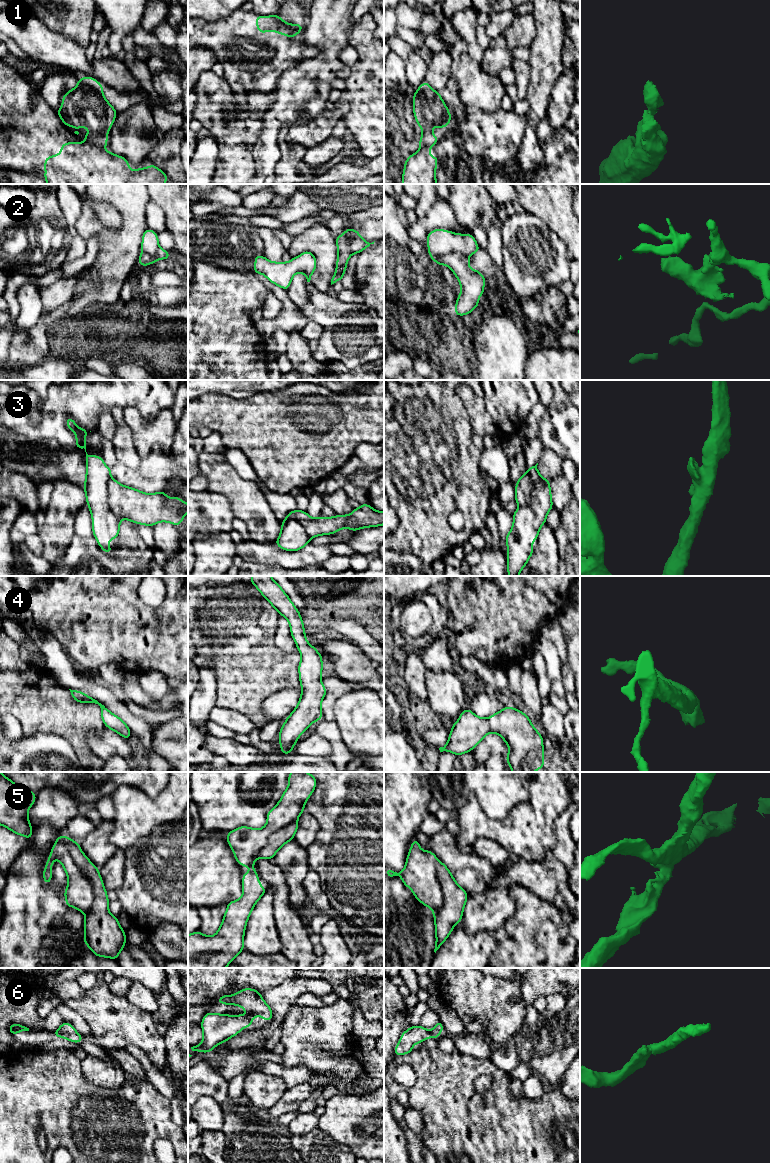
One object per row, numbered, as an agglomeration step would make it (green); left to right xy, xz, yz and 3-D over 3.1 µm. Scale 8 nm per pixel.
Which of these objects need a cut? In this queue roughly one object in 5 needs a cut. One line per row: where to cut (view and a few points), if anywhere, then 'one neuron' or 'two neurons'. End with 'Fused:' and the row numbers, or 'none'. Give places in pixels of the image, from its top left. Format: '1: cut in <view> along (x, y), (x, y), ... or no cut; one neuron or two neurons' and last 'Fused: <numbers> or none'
1: cut in xy along (89, 142), (102, 146); two neurons
2: cut in yz along (466, 255), (446, 252), (436, 255), (432, 259); two neurons
3: cut in xy along (110, 477), (108, 482), (108, 505), (120, 519); two neurons
4: no cut; one neuron
5: cut in xy along (73, 844), (71, 856), (92, 885), (93, 902), (85, 913); two neurons
6: no cut; one neuron
Fused: 1, 2, 3, 5

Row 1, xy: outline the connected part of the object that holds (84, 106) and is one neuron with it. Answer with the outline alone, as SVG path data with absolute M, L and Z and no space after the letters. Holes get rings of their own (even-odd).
M82 77L77 86L62 97L62 106L57 113L66 126L72 128L86 127L90 130L83 139L96 146L107 146L107 135L117 115L117 111L103 95L103 85L95 78Z

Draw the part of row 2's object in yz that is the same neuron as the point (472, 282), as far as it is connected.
M449 252L436 256L432 260L438 265L448 266L460 283L461 293L457 296L455 315L470 314L479 306L478 301L484 294L486 278L478 269L472 270L469 267L468 257L460 253Z

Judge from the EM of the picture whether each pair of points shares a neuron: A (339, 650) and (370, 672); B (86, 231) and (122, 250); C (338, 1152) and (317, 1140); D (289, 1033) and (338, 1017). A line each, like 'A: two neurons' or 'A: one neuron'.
A: one neuron
B: one neuron
C: one neuron
D: one neuron

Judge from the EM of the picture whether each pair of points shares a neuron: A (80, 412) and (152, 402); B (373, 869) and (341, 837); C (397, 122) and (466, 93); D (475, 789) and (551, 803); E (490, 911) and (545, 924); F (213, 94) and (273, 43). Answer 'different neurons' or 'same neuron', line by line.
A: same neuron
B: same neuron
C: different neurons
D: different neurons
E: different neurons
F: different neurons

